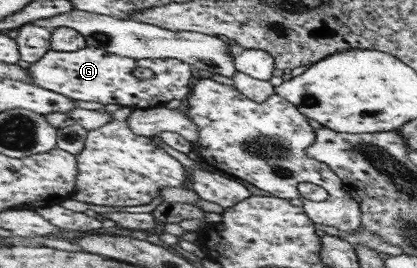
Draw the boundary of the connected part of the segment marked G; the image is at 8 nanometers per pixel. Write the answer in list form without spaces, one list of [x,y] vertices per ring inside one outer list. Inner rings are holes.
[[[86,47],[78,51],[63,52],[62,50],[47,51],[38,61],[30,63],[27,68],[31,81],[34,85],[61,93],[70,99],[78,101],[96,101],[104,105],[116,104],[121,107],[131,107],[134,109],[156,108],[158,105],[165,105],[172,99],[184,101],[188,97],[192,85],[191,65],[179,59],[132,59],[121,55],[108,53],[106,50]],[[145,67],[153,71],[152,79],[138,79],[132,75],[132,69]]]

